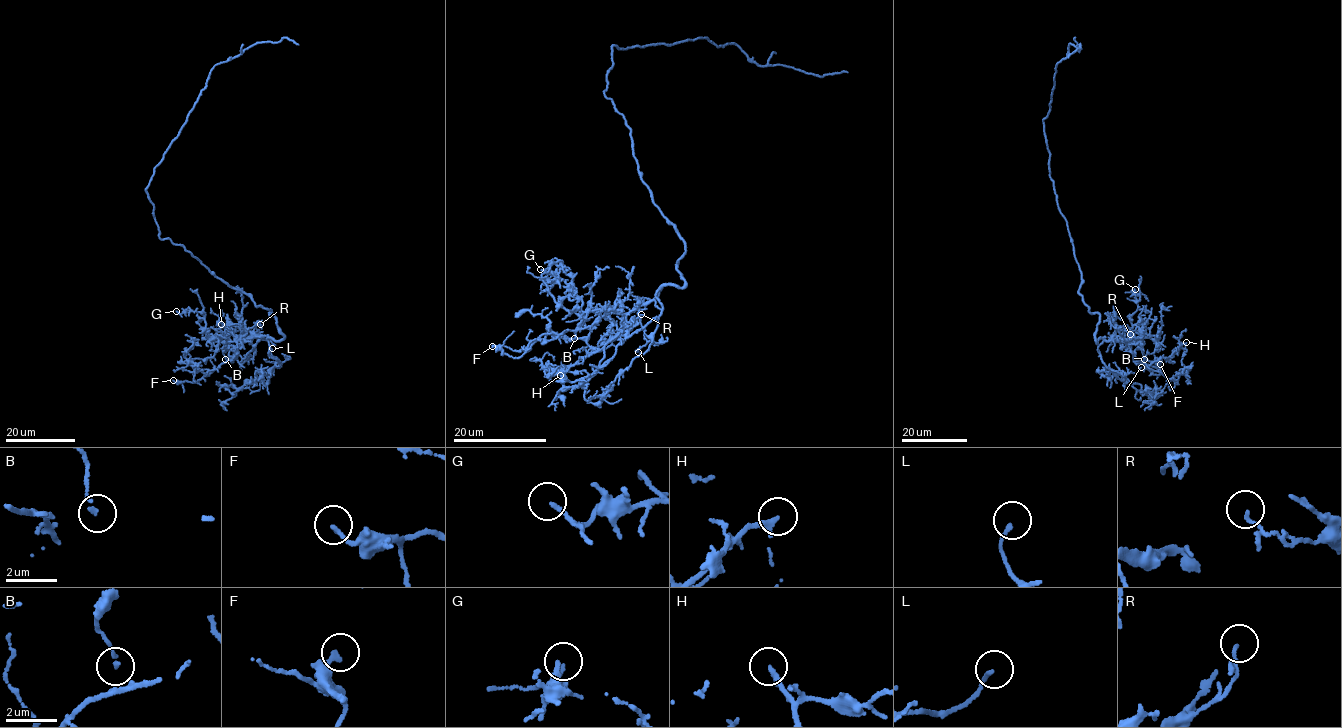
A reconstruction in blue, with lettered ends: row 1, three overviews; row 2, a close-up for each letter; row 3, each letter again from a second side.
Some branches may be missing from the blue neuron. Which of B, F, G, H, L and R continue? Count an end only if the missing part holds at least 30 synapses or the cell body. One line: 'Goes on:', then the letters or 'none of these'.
Goes on: H, L

